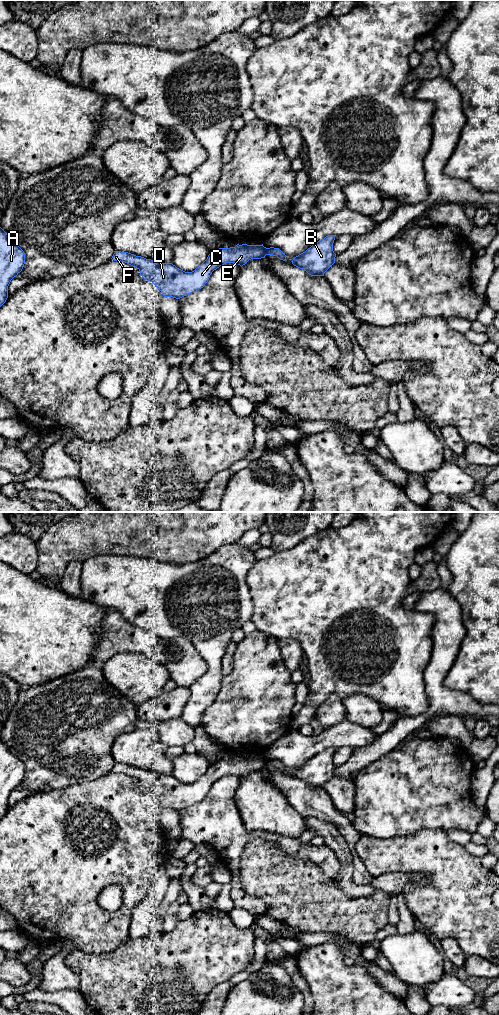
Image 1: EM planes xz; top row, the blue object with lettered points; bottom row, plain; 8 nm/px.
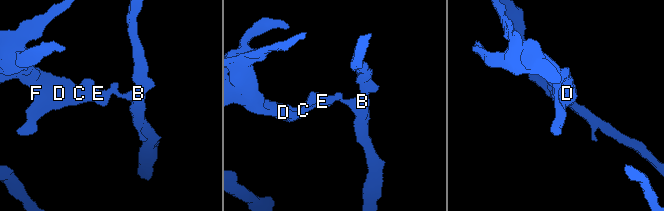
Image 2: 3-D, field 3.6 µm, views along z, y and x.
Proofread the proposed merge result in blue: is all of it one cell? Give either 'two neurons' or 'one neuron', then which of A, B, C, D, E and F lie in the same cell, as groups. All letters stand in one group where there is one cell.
two neurons | A C D E F / B

